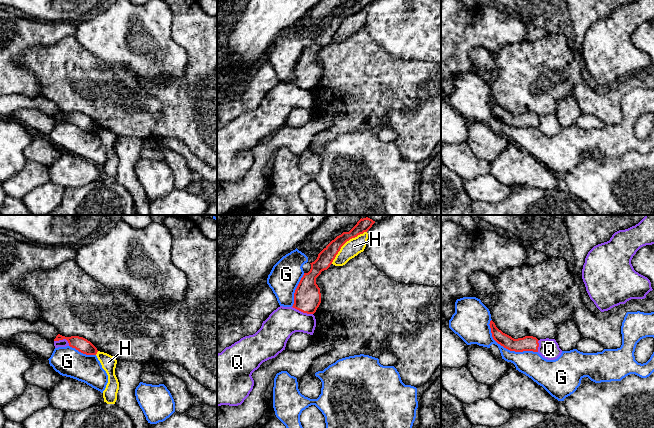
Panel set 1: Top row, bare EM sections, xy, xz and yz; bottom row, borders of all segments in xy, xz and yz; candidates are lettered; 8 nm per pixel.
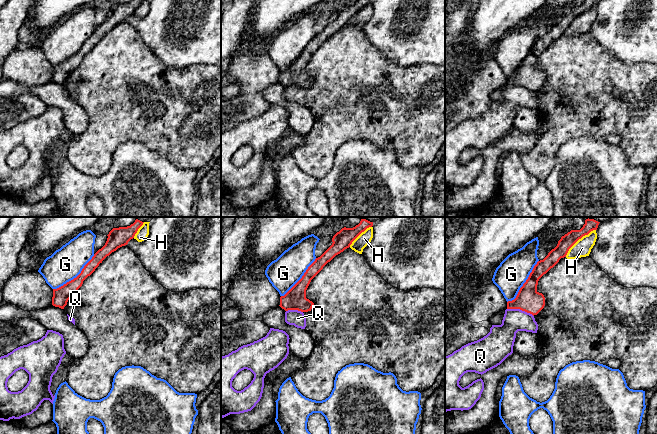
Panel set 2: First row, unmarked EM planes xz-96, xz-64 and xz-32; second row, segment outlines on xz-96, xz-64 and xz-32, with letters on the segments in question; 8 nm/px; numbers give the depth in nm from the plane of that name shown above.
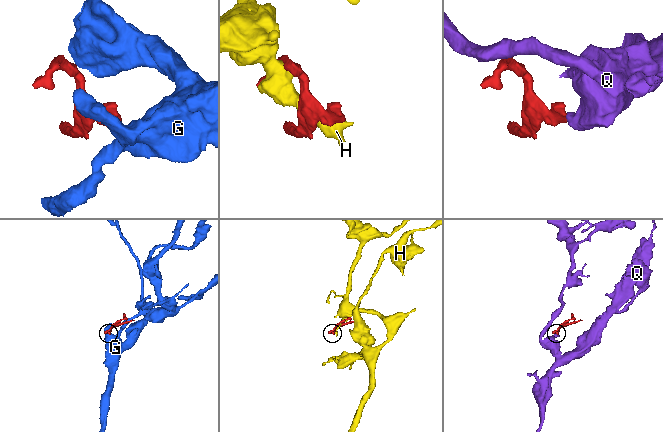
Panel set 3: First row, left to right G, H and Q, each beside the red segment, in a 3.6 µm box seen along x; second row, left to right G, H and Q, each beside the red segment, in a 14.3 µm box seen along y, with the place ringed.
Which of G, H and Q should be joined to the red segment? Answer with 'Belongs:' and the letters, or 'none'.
Belongs: none

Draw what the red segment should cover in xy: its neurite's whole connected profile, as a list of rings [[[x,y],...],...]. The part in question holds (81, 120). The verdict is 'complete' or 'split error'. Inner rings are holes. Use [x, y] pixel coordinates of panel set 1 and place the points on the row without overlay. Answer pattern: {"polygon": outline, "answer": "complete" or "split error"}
{"polygon": [[[60,110],[56,112],[54,117],[59,117],[66,115],[69,119],[69,122],[75,124],[79,128],[86,131],[96,131],[98,126],[97,124],[87,115],[79,112],[65,113]]], "answer": "complete"}

